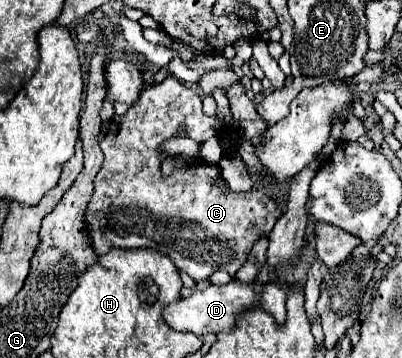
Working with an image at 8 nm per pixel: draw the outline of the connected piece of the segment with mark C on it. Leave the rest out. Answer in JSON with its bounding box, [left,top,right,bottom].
[85,75,281,281]

